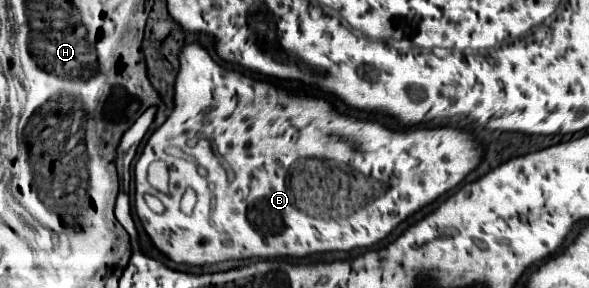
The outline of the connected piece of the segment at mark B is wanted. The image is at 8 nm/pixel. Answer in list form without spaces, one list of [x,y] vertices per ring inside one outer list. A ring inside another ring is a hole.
[[[194,43],[180,53],[172,117],[151,135],[135,164],[135,209],[154,245],[176,263],[208,265],[242,257],[304,257],[322,251],[350,251],[382,241],[402,219],[454,189],[478,165],[480,157],[482,149],[466,131],[452,127],[394,131],[376,121],[340,115],[320,95],[306,95],[304,91],[288,93],[254,81],[250,75],[242,75],[214,61],[206,49]],[[176,135],[192,135],[208,141],[234,171],[232,185],[236,187],[234,203],[238,207],[238,219],[236,227],[224,227],[226,231],[218,233],[218,237],[224,237],[222,241],[202,241],[192,229],[170,229],[170,215],[154,213],[144,201],[144,193],[154,193],[146,181],[146,167],[150,161],[162,159],[164,147],[176,146]]]

